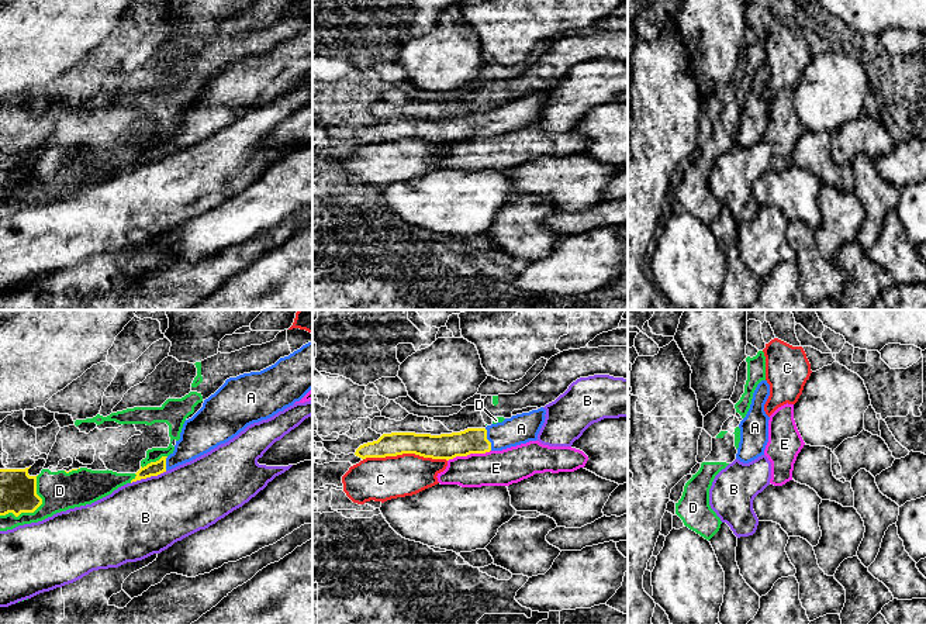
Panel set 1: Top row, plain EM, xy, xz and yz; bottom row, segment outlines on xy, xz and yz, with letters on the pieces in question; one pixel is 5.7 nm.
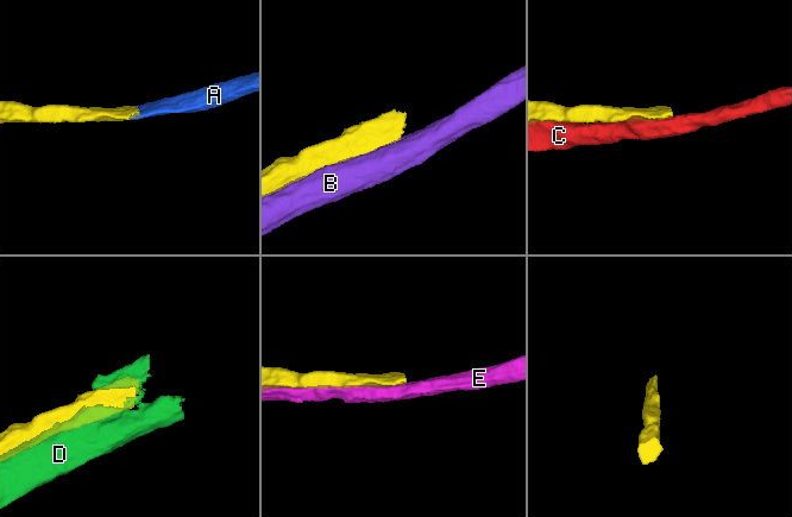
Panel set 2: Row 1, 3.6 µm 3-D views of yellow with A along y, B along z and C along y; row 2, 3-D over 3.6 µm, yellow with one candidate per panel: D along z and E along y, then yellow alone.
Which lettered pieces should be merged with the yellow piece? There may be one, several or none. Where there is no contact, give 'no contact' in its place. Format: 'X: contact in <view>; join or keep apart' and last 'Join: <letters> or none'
A: contact in xz; join
B: contact in xy; keep apart
C: contact in xz; keep apart
D: contact in xy; keep apart
E: contact in xz; keep apart
Join: A

